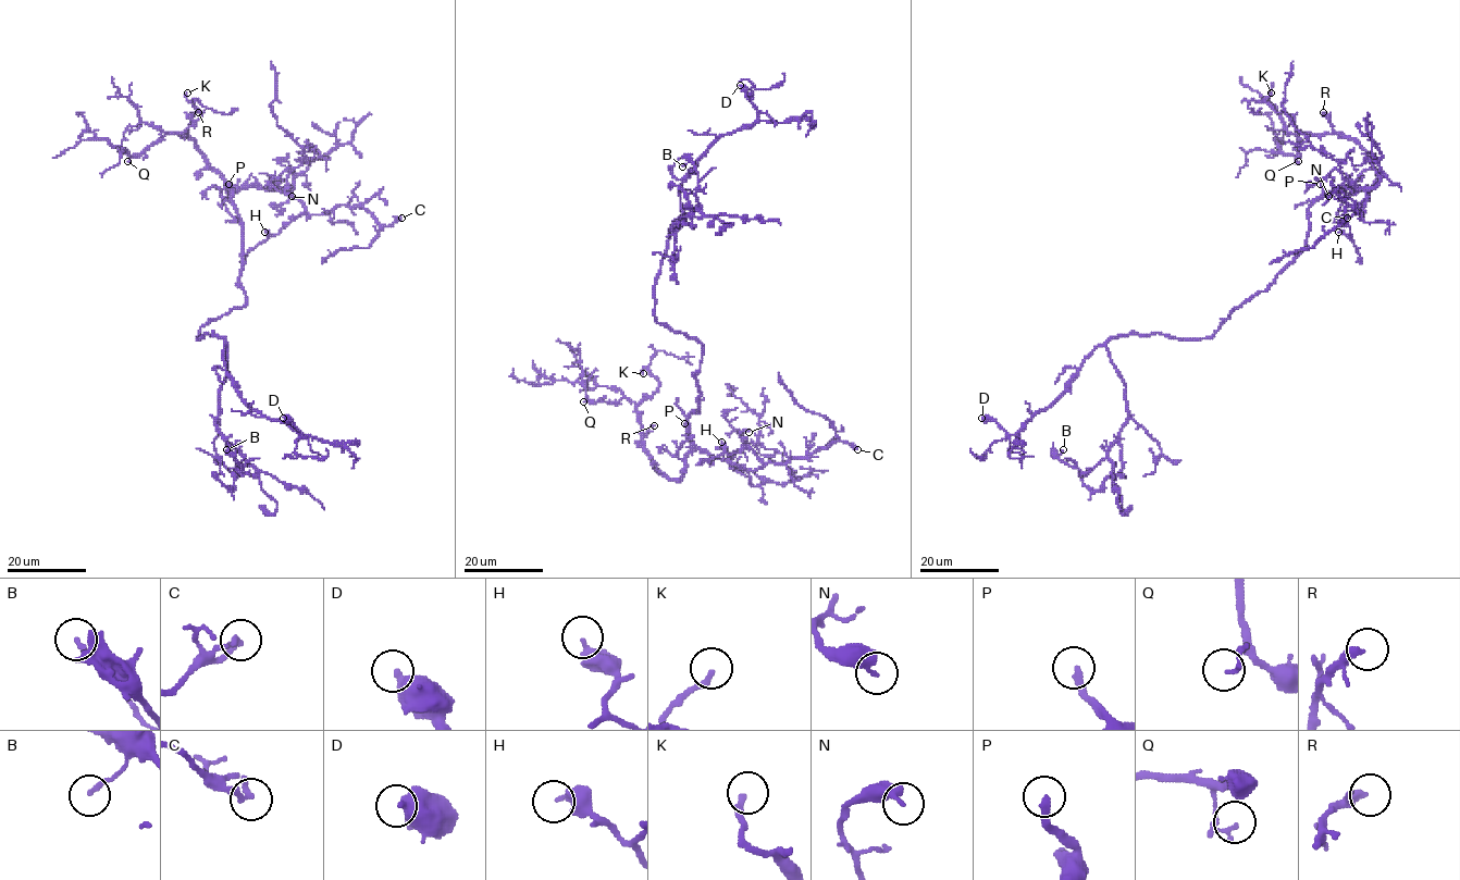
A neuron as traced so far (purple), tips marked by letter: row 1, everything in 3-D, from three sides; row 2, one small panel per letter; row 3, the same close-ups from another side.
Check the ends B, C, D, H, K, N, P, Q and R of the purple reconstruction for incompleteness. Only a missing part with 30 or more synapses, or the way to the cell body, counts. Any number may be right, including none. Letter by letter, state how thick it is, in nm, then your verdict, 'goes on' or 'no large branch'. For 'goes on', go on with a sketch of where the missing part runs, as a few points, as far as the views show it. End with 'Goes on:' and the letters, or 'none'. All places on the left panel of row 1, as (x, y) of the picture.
B: 170 nm thick; no large branch
C: 240 nm thick; no large branch
D: 440 nm thick; no large branch
H: 340 nm thick; no large branch
K: 200 nm thick; no large branch
N: 360 nm thick; no large branch
P: 240 nm thick; goes on
Q: 140 nm thick; no large branch
R: 220 nm thick; goes on; missing branch runs (198, 112), (206, 115), (229, 112), (247, 95)
Goes on: P, R

